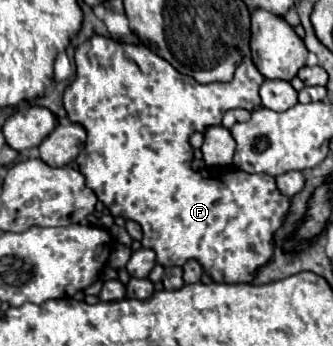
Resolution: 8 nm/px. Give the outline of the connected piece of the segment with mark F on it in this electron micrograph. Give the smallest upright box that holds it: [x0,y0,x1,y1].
[63,36,289,282]

